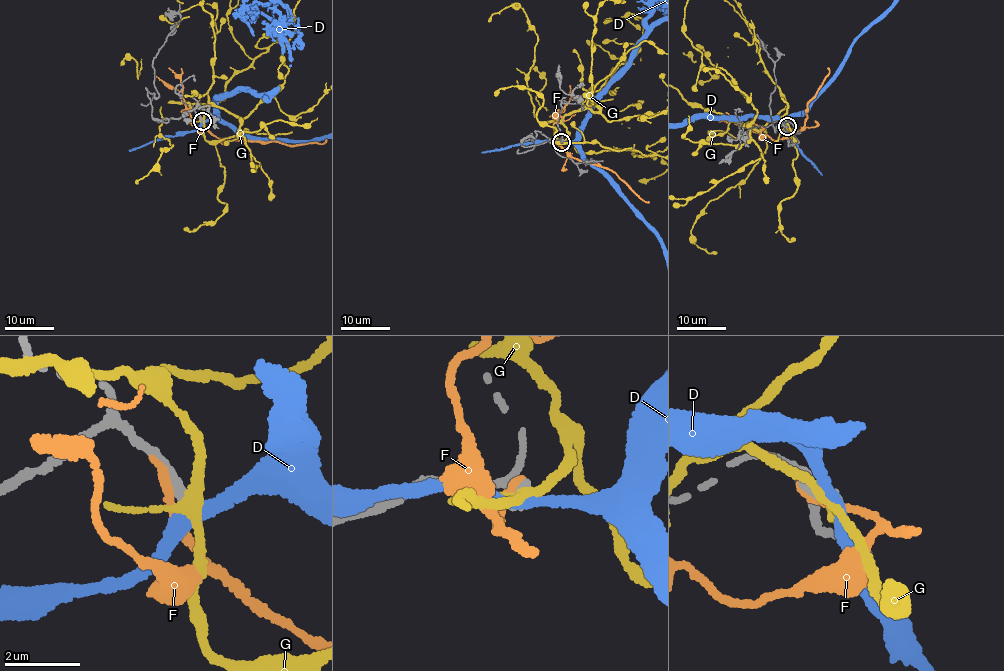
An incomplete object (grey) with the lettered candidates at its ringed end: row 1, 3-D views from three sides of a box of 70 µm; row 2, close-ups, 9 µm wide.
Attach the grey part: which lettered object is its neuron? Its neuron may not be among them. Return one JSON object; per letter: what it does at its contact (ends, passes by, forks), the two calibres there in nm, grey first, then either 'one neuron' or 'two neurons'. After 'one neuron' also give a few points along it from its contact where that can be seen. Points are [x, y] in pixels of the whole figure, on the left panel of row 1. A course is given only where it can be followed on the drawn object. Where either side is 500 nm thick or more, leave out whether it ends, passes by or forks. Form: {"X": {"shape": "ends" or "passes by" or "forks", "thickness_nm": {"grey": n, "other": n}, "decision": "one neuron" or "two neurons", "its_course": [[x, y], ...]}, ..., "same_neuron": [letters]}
{"D": {"shape": "passes by", "thickness_nm": {"grey": 280, "other": 280}, "decision": "two neurons"}, "F": {"shape": "ends", "thickness_nm": {"grey": 360, "other": 240}, "decision": "two neurons"}, "G": {"shape": "forks", "thickness_nm": {"grey": 320, "other": 240}, "decision": "two neurons"}, "same_neuron": []}

